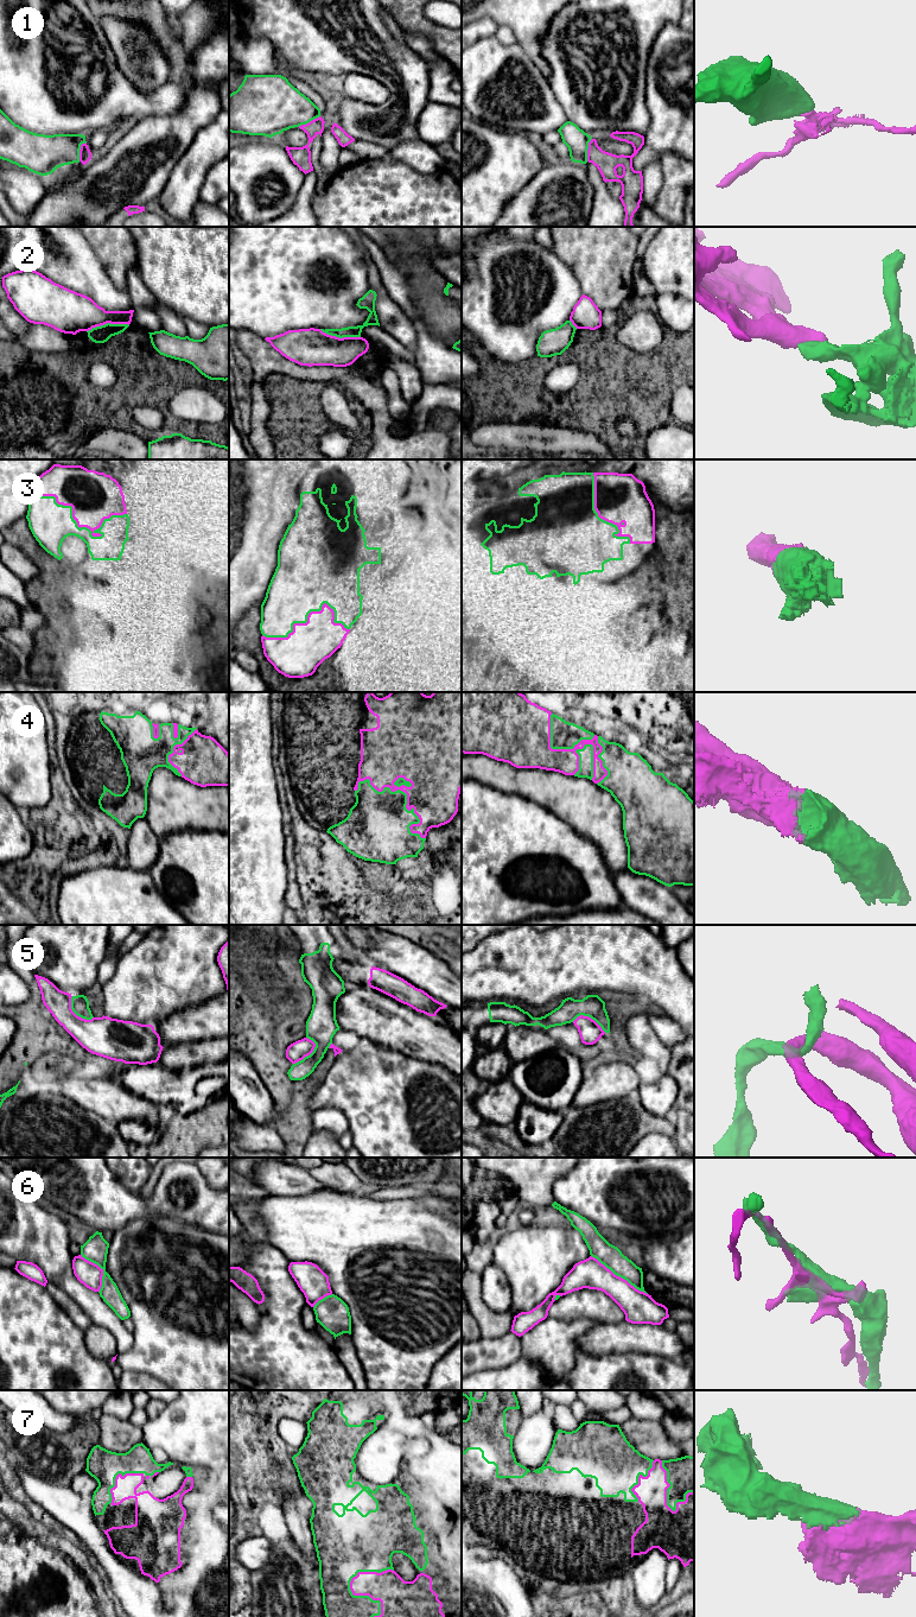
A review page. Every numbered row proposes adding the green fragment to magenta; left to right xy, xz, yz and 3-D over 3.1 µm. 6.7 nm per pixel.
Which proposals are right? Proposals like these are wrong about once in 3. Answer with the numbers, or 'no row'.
3, 4, 7

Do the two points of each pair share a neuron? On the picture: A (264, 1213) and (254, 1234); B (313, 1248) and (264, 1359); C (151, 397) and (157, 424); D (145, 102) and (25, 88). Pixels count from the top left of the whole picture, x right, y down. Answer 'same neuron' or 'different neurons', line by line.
A: different neurons
B: different neurons
C: different neurons
D: same neuron

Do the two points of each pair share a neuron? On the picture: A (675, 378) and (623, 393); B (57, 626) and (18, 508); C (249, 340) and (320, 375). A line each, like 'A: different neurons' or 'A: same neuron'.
A: same neuron
B: different neurons
C: same neuron

